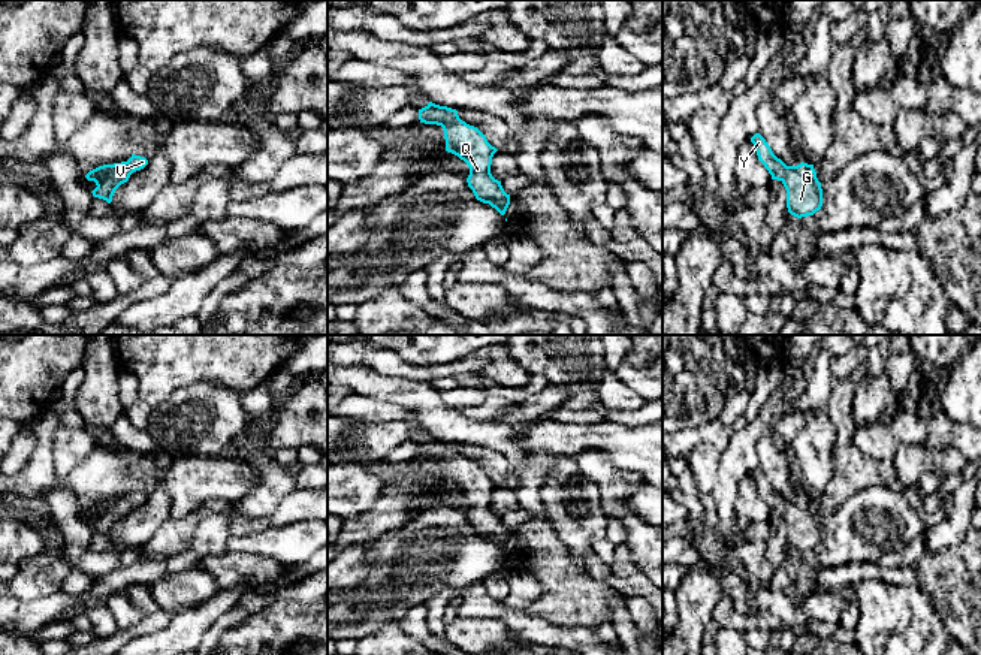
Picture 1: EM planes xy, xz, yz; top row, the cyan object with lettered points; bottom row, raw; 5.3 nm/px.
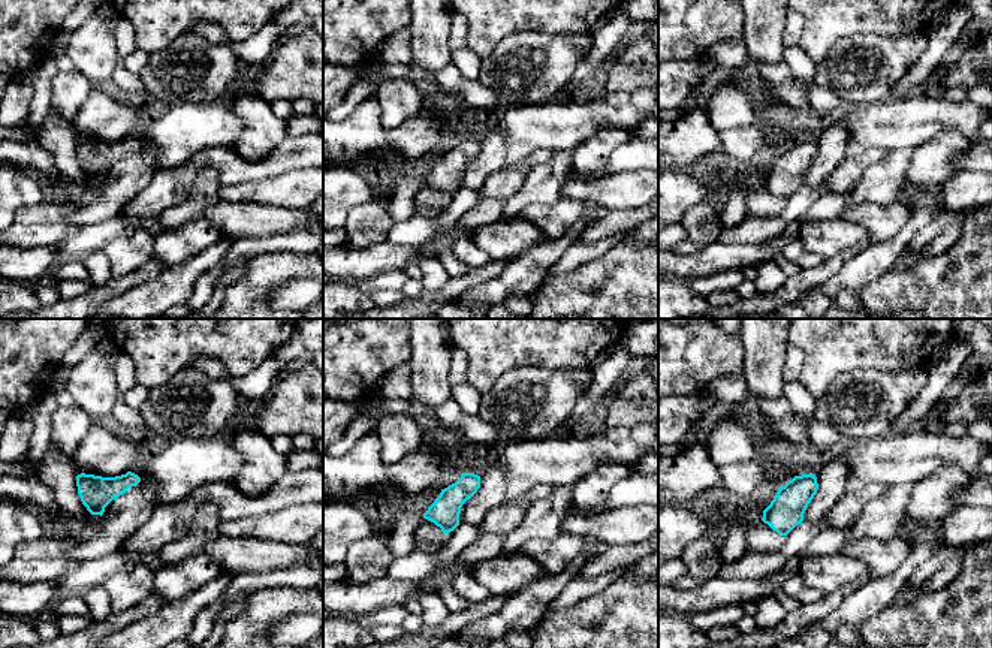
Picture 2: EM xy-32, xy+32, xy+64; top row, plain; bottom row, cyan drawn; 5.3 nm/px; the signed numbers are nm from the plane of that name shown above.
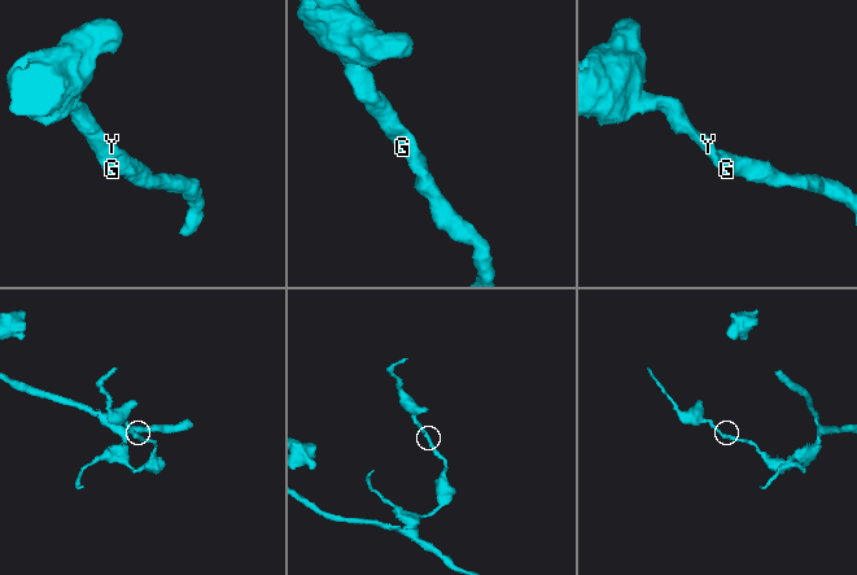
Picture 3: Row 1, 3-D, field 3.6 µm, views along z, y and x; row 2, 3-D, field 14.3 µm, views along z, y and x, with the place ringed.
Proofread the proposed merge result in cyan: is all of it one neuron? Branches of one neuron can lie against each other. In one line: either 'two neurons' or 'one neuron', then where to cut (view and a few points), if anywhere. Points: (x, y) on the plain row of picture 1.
one neuron; cut none

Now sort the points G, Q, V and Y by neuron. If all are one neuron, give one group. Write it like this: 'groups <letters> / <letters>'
groups G Q V Y

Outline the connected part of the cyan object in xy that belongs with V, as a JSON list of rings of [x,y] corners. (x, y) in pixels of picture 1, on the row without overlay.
[[[132,489],[127,496],[99,501],[90,505],[85,513],[97,520],[91,526],[93,531],[111,538],[115,525],[127,517],[133,507],[144,504],[147,499],[148,495],[145,492]]]

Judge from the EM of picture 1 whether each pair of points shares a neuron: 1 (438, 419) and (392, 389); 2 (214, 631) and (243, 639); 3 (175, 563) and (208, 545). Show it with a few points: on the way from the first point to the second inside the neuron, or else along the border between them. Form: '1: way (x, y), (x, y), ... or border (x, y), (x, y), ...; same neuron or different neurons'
1: way (426, 407), (414, 395), (404, 392); same neuron
2: border (253, 615), (238, 624), (232, 624), (219, 639); different neurons
3: way (183, 563), (201, 548); same neuron

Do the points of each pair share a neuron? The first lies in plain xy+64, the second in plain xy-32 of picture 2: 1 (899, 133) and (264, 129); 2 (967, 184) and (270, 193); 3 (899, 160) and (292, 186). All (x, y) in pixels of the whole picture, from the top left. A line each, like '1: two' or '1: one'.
1: two
2: one
3: two

